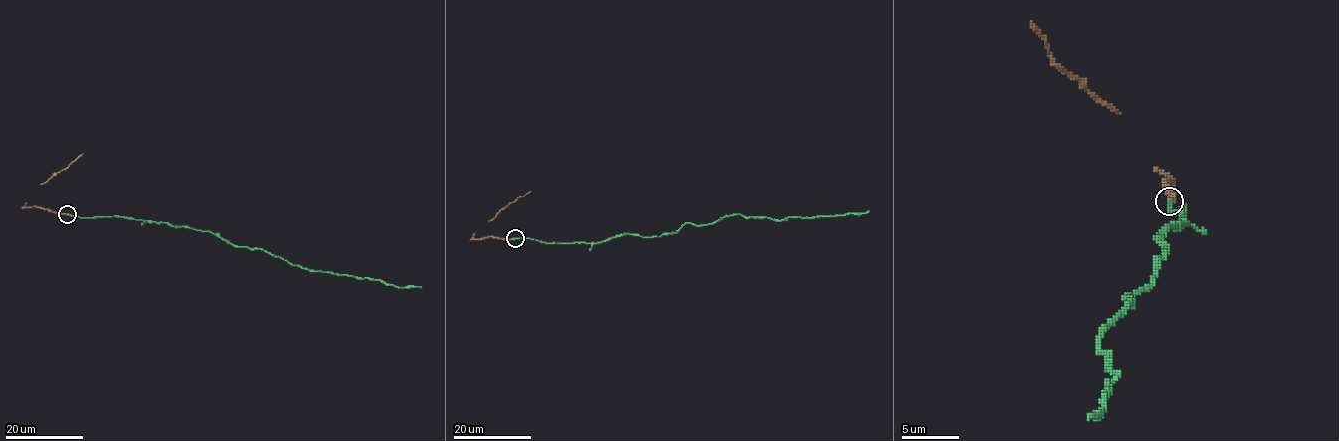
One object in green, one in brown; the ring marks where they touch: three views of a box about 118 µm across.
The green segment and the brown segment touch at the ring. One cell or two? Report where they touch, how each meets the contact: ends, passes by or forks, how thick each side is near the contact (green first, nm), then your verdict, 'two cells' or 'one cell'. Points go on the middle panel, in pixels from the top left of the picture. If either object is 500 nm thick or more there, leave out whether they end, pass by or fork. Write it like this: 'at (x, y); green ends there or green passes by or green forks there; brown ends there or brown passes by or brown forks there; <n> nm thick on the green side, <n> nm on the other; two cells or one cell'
at (515, 238); green ends there; brown ends there; 280 nm thick on the green side, 360 nm on the other; one cell

